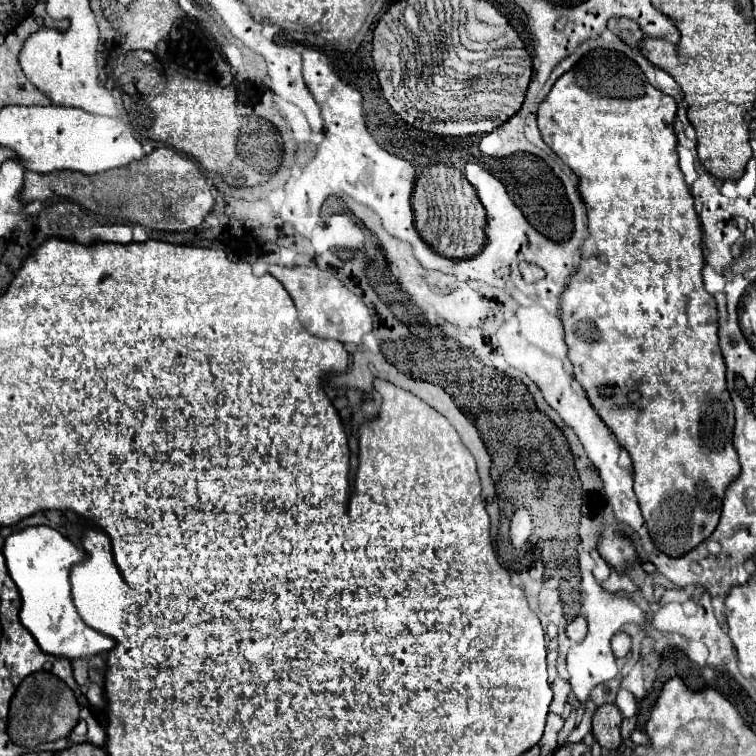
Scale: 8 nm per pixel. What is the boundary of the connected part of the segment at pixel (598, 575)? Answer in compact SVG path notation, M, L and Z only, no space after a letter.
M593 549L593 551L591 551L591 555L593 555L593 559L595 559L595 569L593 569L595 579L597 579L599 583L603 583L603 581L609 577L611 567L609 567L609 565L607 565L607 561L599 555L599 551L597 551L597 549Z

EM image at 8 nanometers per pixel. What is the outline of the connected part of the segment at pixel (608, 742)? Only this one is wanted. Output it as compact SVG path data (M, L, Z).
M601 705L593 715L593 735L605 749L617 749L621 745L621 713L615 705Z

